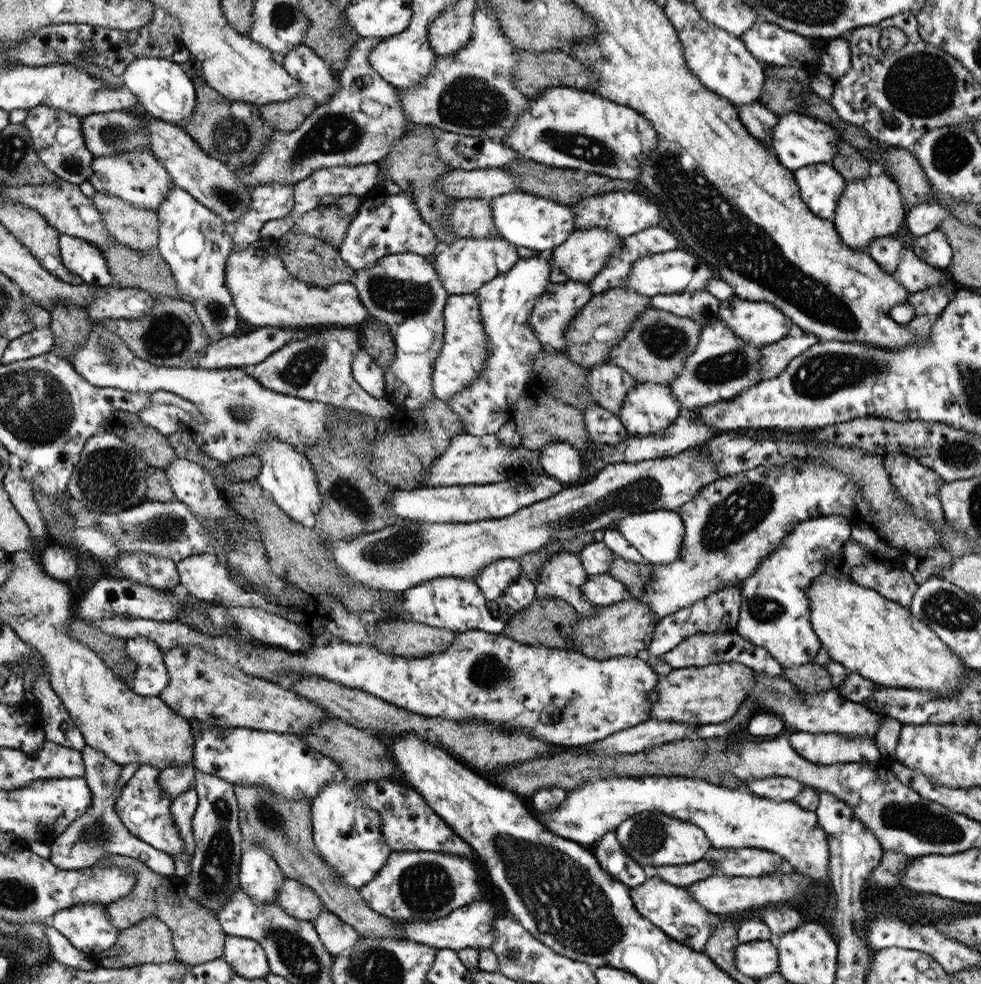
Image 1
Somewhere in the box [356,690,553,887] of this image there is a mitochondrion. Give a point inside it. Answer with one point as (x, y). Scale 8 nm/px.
(453, 727)

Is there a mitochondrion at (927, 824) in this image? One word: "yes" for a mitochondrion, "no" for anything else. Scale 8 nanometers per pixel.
yes

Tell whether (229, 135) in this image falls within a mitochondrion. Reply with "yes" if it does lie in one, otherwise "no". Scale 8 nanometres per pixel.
yes

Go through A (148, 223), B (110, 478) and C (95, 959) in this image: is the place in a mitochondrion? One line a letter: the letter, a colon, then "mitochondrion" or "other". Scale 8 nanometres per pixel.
A: other
B: mitochondrion
C: other

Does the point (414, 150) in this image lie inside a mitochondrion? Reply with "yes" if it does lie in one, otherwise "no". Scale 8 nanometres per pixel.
no

